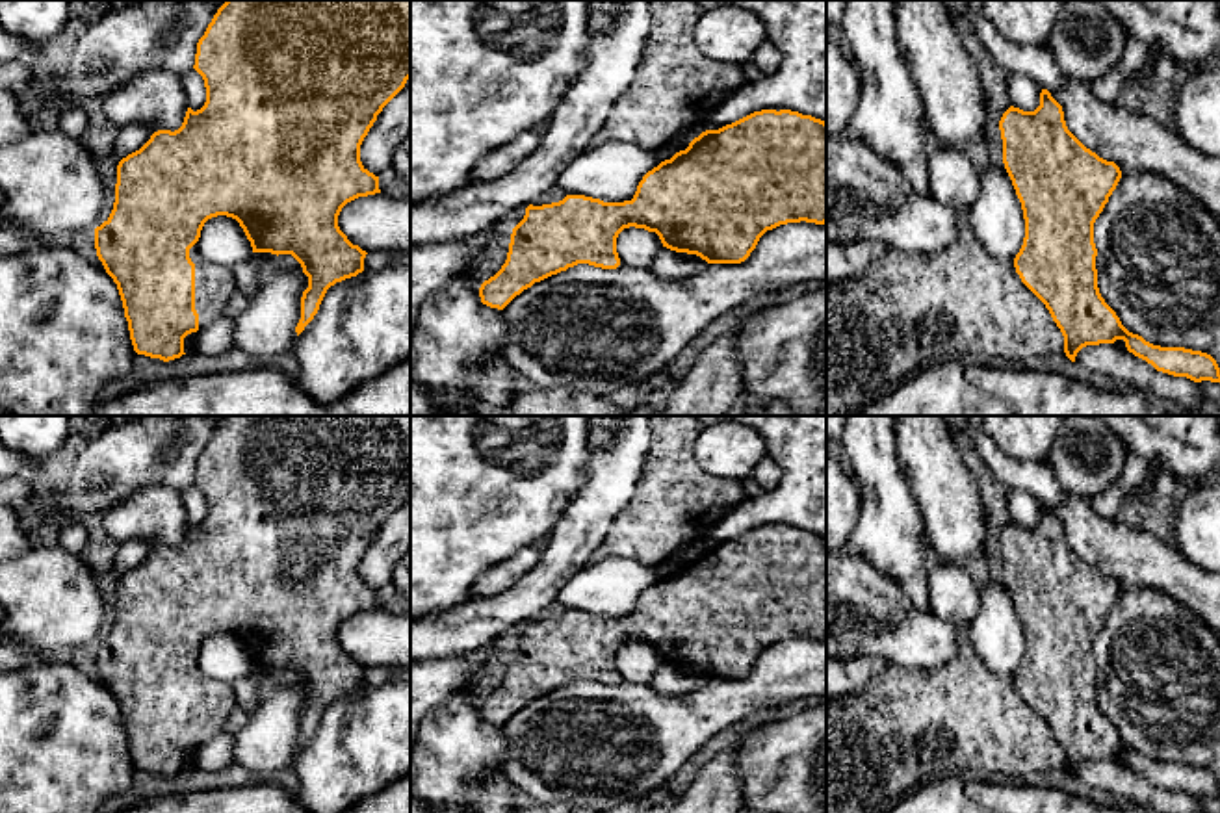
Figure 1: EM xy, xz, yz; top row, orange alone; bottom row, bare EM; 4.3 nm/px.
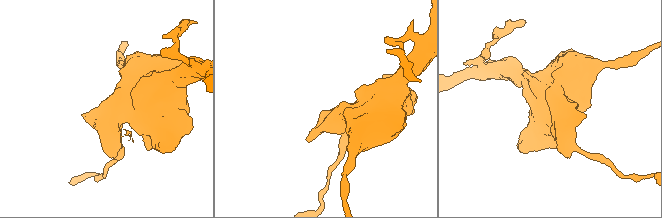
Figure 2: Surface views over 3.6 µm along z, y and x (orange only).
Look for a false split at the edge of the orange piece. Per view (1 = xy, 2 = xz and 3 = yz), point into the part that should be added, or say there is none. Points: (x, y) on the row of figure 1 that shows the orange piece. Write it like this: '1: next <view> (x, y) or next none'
1: next xy (214, 286)
2: next none
3: next none

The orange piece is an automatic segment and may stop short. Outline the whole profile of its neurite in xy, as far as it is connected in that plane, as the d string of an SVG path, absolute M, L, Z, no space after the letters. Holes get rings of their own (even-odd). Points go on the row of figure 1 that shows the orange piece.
M227 0L197 43L193 69L204 80L204 106L197 111L188 108L178 130L154 132L139 150L119 161L113 210L110 217L95 228L97 256L117 284L134 351L163 362L186 355L184 338L223 317L232 293L238 290L225 267L206 262L199 252L197 241L201 230L212 217L227 215L236 219L251 241L253 252L292 254L301 264L303 273L308 277L308 288L301 297L301 319L295 327L297 336L314 319L331 286L364 271L368 252L347 239L338 226L338 215L347 202L381 193L379 176L370 173L360 161L360 145L377 121L377 115L410 78L410 0Z

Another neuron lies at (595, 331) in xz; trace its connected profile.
M787 223L767 230L741 264L709 264L706 271L680 280L659 278L648 267L602 269L578 264L516 295L505 308L507 338L501 360L535 388L566 386L579 394L611 397L624 386L661 373L711 321L763 293L776 293L804 280L826 280L826 225Z

